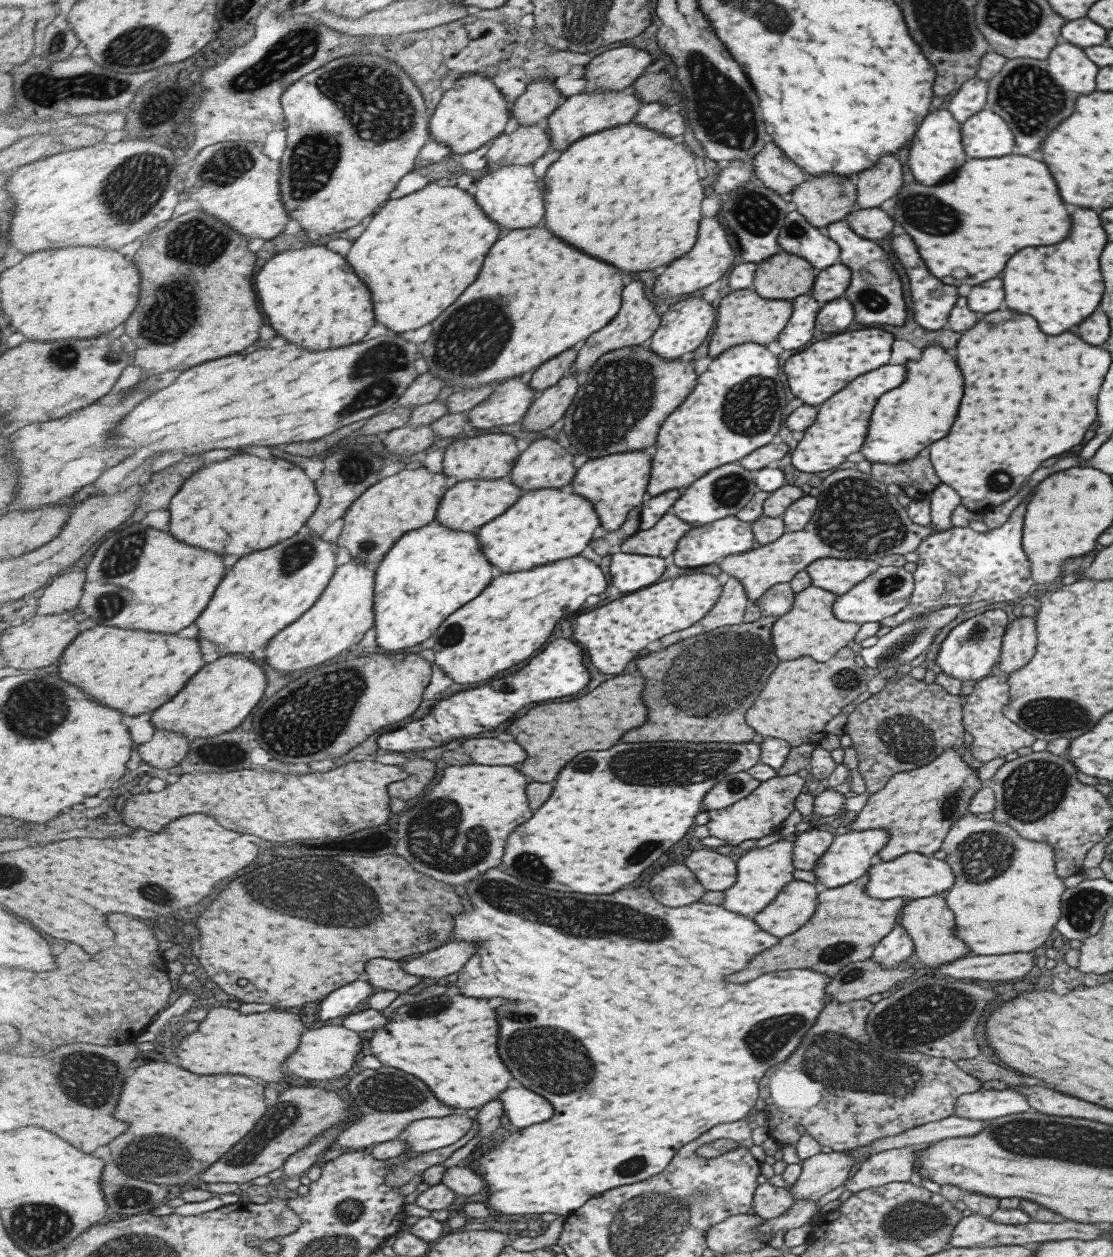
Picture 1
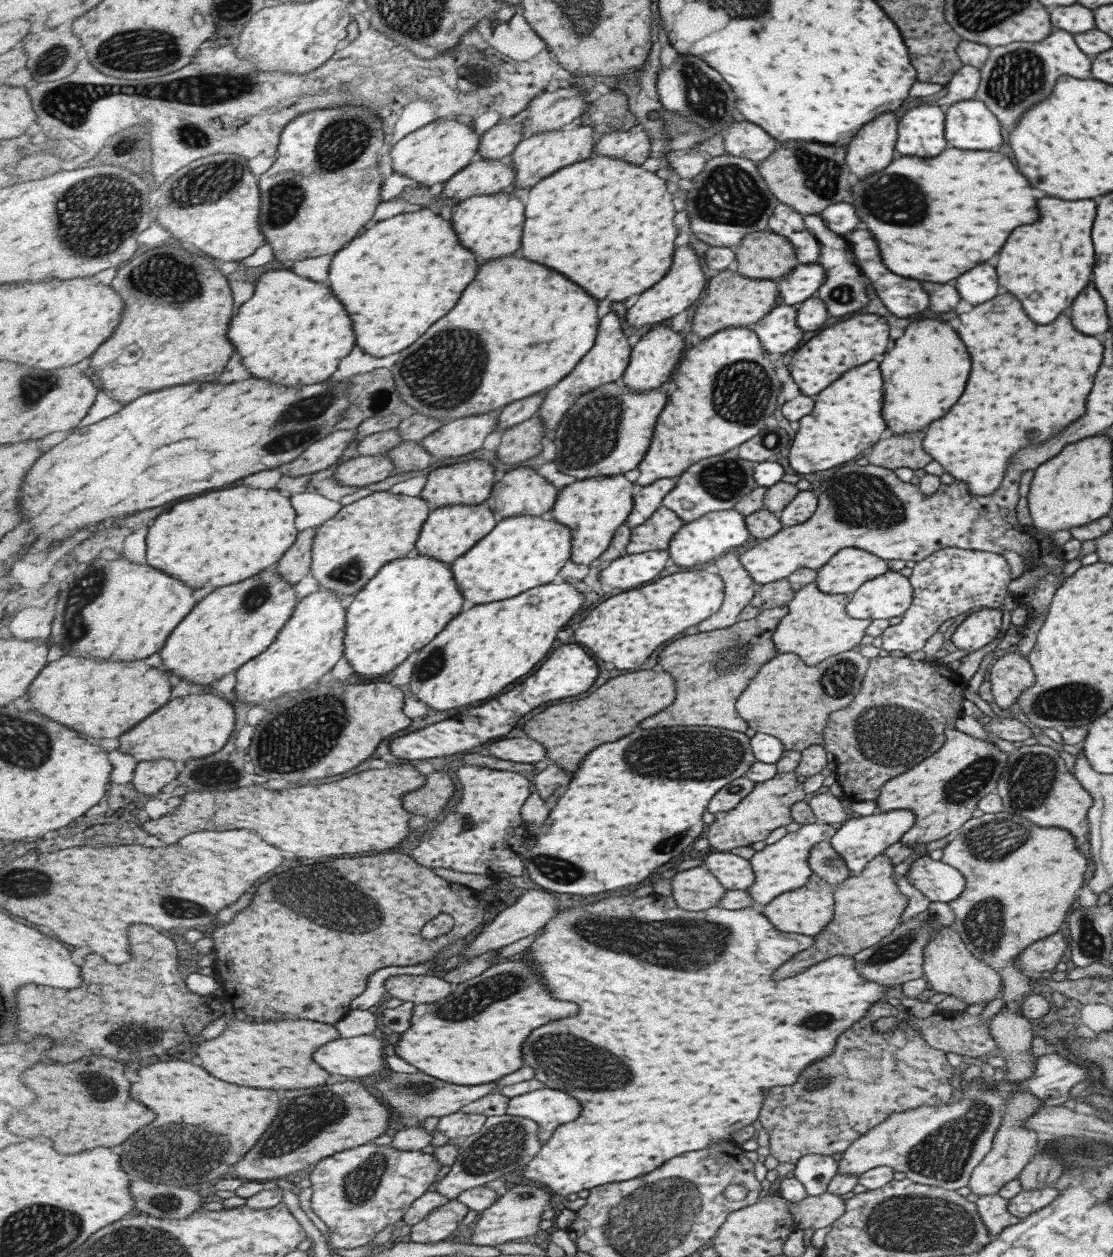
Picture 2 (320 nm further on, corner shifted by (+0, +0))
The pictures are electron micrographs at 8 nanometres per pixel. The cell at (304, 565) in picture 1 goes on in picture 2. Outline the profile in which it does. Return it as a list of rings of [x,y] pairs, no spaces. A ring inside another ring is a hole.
[[[279,563],[243,582],[222,586],[196,604],[159,652],[176,680],[190,680],[198,688],[214,687],[218,680],[259,657],[276,641],[297,604],[295,584],[284,580],[278,568]]]

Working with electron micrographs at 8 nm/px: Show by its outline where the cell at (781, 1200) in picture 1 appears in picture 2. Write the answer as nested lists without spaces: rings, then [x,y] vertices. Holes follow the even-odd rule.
[[[825,1191],[815,1196],[807,1196],[799,1202],[788,1202],[797,1229],[823,1228],[837,1220],[844,1211],[844,1200],[841,1195]]]

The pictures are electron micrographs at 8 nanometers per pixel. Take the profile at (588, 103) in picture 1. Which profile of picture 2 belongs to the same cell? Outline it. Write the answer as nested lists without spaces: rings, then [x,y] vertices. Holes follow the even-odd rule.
[[[574,123],[561,131],[549,131],[524,138],[511,154],[516,167],[516,182],[513,188],[529,188],[566,166],[583,162],[593,156],[599,134],[595,127]]]

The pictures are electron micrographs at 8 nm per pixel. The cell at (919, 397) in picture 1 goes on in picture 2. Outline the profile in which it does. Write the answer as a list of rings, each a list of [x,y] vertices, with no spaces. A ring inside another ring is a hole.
[[[925,318],[911,322],[903,336],[893,342],[879,362],[883,378],[881,416],[891,434],[919,431],[955,404],[969,376],[969,356],[953,328],[941,320]]]

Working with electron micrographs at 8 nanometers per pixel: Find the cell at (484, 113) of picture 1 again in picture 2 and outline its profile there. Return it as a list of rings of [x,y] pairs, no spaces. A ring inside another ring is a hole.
[[[441,118],[409,133],[393,146],[387,156],[393,158],[392,167],[395,172],[416,180],[414,190],[420,193],[439,182],[446,183],[469,166],[479,152],[481,137],[482,135],[475,133],[473,123],[467,120]]]

